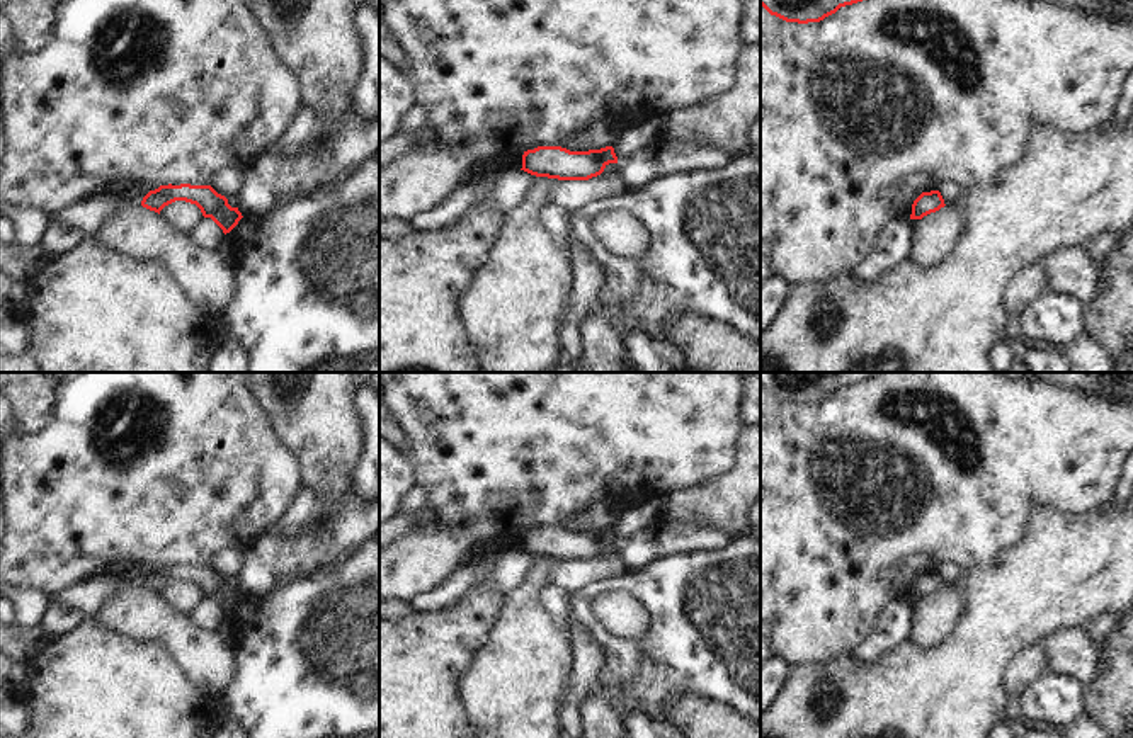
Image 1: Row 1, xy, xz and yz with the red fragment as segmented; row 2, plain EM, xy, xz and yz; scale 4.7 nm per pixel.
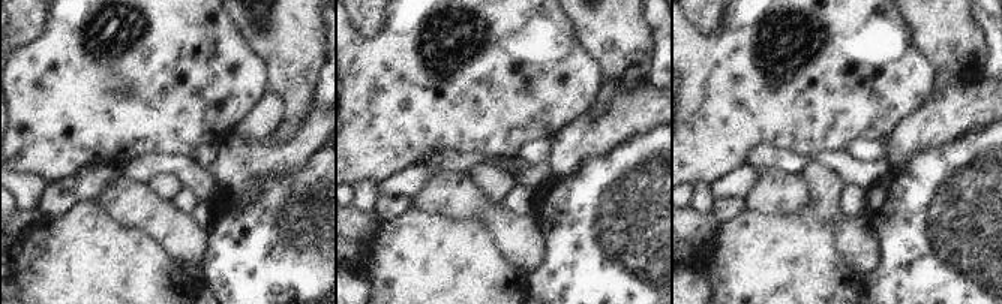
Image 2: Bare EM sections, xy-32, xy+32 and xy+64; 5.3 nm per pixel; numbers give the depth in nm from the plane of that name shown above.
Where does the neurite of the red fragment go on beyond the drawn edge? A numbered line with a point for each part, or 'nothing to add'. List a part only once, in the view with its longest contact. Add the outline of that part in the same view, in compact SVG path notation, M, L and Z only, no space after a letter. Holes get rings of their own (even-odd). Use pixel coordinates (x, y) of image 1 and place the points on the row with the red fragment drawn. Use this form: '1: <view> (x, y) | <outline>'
nothing to add

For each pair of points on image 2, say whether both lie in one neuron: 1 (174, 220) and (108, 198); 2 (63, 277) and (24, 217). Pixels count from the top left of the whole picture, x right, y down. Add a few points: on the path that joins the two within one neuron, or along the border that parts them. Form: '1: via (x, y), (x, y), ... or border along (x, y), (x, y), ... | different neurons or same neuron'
1: via (158, 217), (125, 201) | same neuron
2: border along (42, 219), (15, 237) | different neurons

